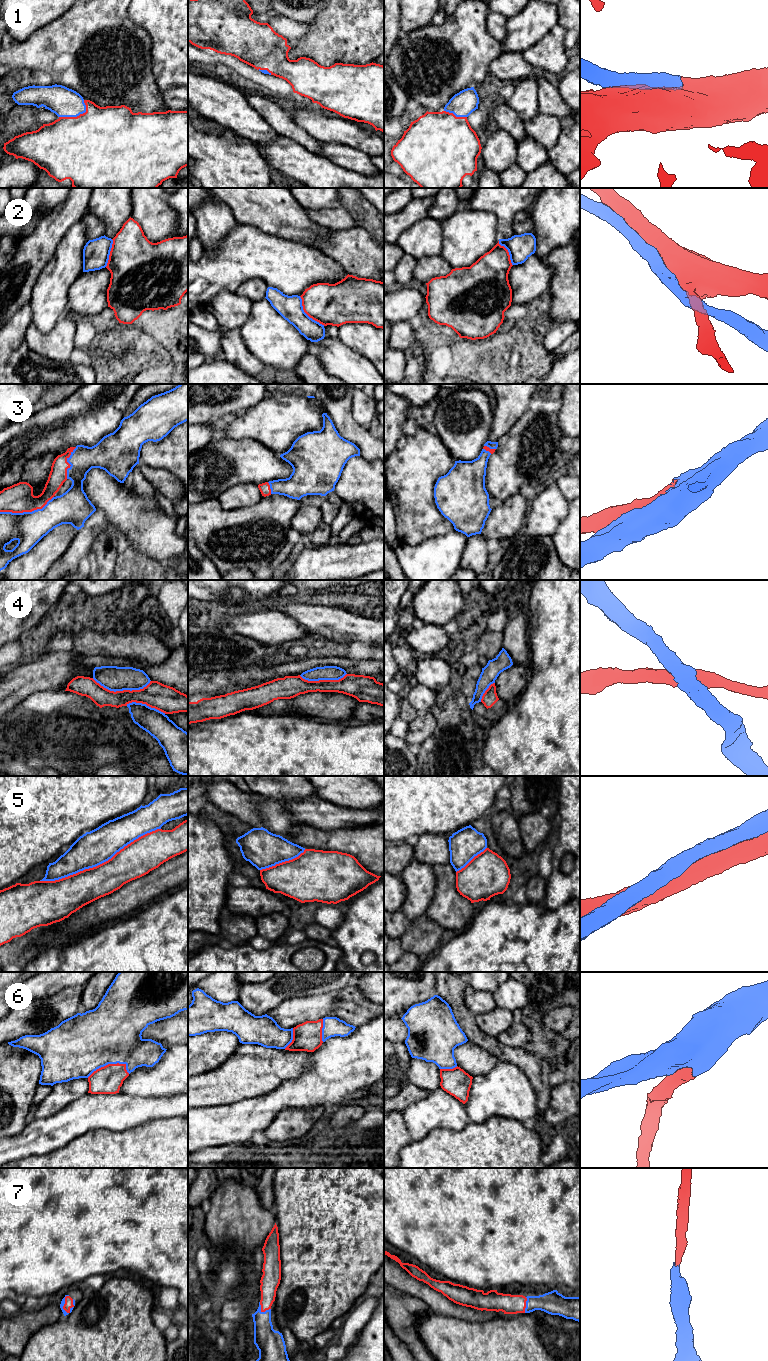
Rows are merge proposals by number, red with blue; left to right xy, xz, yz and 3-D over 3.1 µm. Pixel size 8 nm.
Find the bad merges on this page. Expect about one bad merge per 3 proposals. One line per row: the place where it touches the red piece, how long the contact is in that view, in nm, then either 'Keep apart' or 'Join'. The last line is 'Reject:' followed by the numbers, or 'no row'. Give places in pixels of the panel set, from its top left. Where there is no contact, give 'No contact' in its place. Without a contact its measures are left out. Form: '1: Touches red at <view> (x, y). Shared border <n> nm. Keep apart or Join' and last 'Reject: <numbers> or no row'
1: Touches red at xy (77, 116). Shared border 240 nm. Join
2: Touches red at xz (307, 314). Shared border 320 nm. Keep apart
3: Touches red at xy (26, 511). Shared border 460 nm. Join
4: Touches red at xy (121, 691). Shared border 480 nm. Keep apart
5: Touches red at xy (100, 864). Shared border 1050 nm. Keep apart
6: Touches red at xy (110, 1064). Shared border 340 nm. Join
7: Touches red at xy (64, 1304). Shared border 150 nm. Join
Reject: 2, 4, 5

